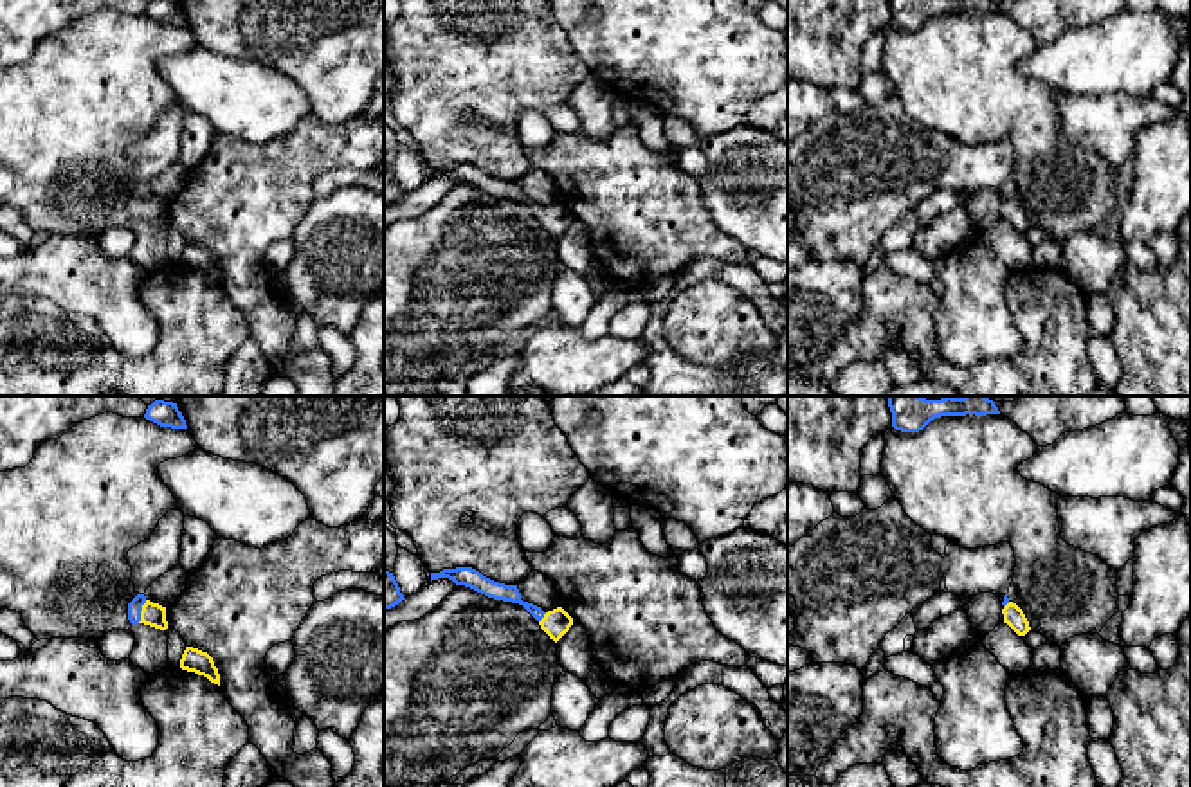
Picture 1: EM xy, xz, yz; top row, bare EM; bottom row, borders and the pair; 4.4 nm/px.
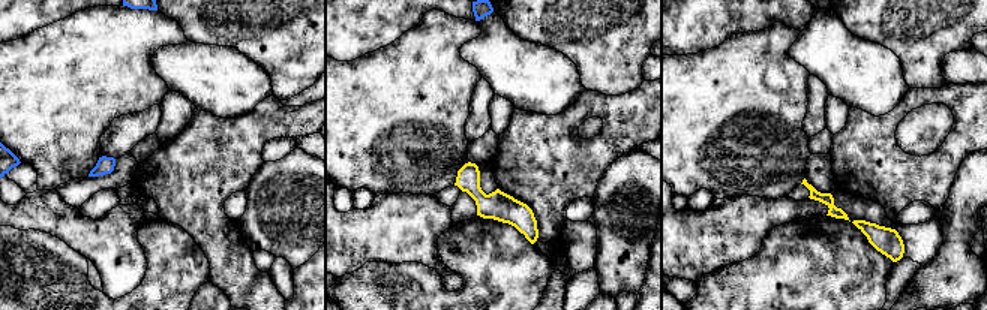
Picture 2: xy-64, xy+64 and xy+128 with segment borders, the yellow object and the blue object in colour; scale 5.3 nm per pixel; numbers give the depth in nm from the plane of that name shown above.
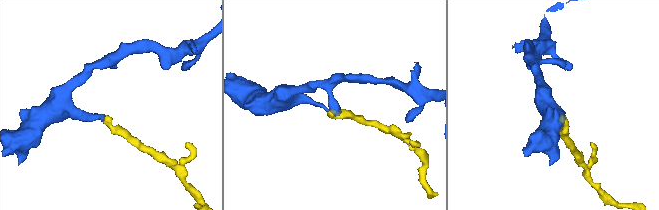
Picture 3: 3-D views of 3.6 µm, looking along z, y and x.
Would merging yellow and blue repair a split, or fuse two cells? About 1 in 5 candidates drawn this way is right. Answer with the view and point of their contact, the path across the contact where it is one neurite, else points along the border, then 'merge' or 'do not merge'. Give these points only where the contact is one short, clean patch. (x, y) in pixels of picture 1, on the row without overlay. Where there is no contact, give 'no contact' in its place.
meets yellow in xy at (141, 208); runs through xy (154, 211), (141, 208), (136, 202); merge

